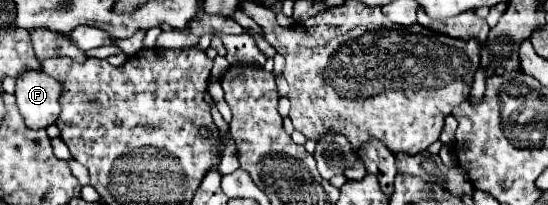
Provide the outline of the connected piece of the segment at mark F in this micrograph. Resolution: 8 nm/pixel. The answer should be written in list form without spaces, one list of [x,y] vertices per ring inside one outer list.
[[[27,71],[17,77],[17,107],[31,129],[45,129],[59,119],[63,85],[45,71]]]

